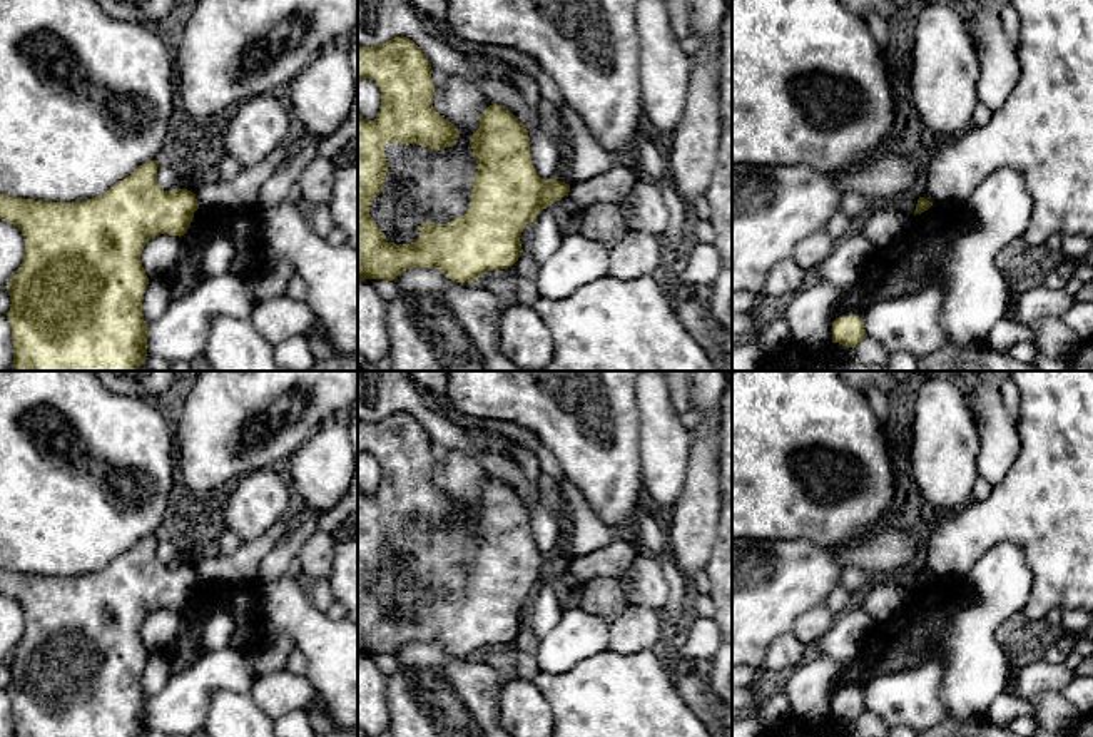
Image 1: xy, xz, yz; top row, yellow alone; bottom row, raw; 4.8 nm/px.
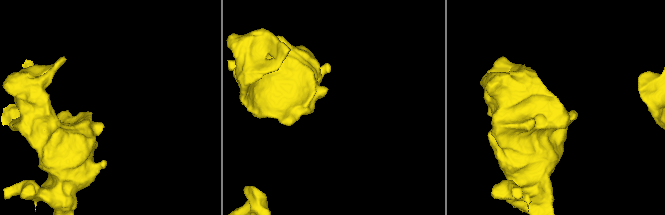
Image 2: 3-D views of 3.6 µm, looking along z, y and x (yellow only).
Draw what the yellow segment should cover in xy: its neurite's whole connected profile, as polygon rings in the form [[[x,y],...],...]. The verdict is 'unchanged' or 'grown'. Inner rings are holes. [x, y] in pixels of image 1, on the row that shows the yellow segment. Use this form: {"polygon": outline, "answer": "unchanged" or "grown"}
{"polygon": [[[160,160],[139,165],[107,192],[89,201],[52,202],[0,194],[0,219],[17,226],[25,239],[20,267],[8,282],[15,371],[137,371],[147,354],[142,301],[149,277],[140,262],[144,246],[159,234],[184,236],[199,209],[187,189],[164,191],[157,184]]], "answer": "unchanged"}

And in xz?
{"polygon": [[[394,37],[379,47],[358,45],[358,79],[371,79],[381,92],[381,107],[374,120],[358,114],[358,279],[396,281],[411,267],[438,267],[456,282],[476,282],[486,271],[511,267],[523,252],[520,236],[535,217],[568,196],[570,186],[557,179],[543,180],[533,165],[526,127],[505,107],[493,104],[480,115],[480,129],[470,137],[478,170],[465,216],[448,222],[423,222],[419,239],[411,244],[391,244],[374,224],[369,206],[383,192],[388,174],[384,145],[388,142],[416,144],[431,150],[451,147],[458,129],[433,109],[433,69],[426,55],[408,37]]], "answer": "unchanged"}

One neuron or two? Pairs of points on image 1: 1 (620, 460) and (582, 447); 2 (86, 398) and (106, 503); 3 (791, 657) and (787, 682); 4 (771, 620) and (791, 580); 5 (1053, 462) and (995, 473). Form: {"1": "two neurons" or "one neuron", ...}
{"1": "one neuron", "2": "one neuron", "3": "two neurons", "4": "one neuron", "5": "two neurons"}

